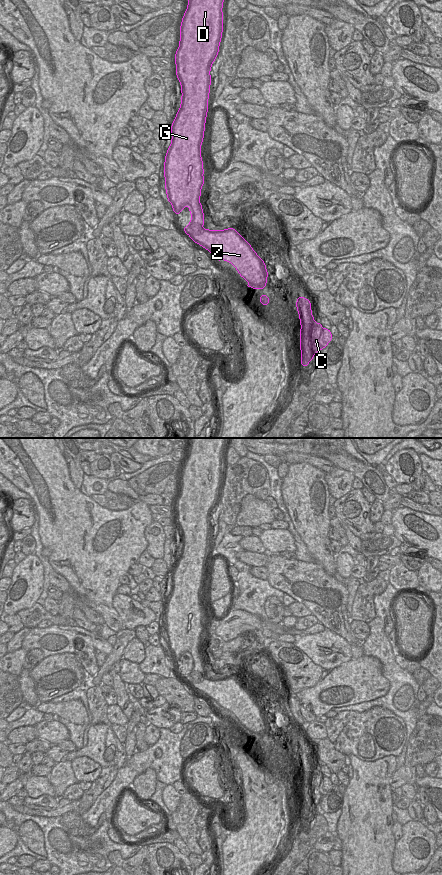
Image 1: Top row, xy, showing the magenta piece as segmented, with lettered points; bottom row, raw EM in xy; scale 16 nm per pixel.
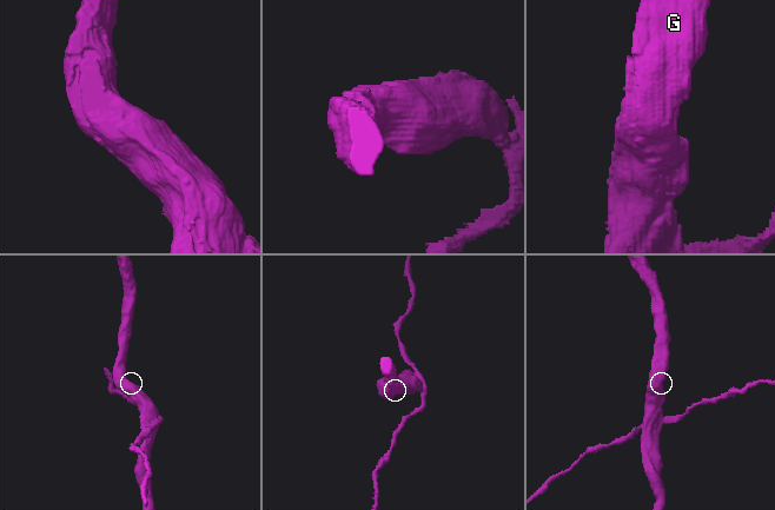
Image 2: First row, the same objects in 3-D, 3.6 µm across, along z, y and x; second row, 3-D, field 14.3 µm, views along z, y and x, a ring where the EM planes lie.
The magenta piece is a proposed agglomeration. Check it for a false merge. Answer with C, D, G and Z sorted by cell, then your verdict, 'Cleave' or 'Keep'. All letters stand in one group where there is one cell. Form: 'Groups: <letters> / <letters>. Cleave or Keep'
Groups: C / D G Z. Cleave.

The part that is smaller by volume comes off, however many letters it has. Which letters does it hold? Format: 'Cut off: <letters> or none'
Cut off: C

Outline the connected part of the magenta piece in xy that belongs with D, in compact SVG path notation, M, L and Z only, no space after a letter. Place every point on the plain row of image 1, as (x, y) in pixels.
M189 438L189 448L188 448L188 453L187 457L184 461L184 464L182 466L181 474L180 474L180 489L179 489L179 495L176 499L175 502L175 512L176 512L176 523L177 526L180 530L181 533L181 552L180 556L176 562L176 565L172 571L171 574L171 592L167 598L166 604L165 604L165 610L164 610L164 625L165 625L165 637L166 637L166 642L168 649L171 651L173 659L176 662L179 662L185 655L189 656L190 662L191 662L191 668L189 672L184 676L185 681L197 692L208 698L211 702L213 702L219 709L224 708L229 711L231 711L238 721L240 722L241 725L243 725L247 730L248 730L248 735L251 735L253 737L263 737L266 734L267 731L267 725L268 725L268 720L266 717L266 713L264 709L257 703L257 701L253 698L251 693L233 676L228 676L224 678L209 678L205 677L203 675L204 673L204 661L202 657L202 653L200 651L200 644L201 644L201 637L204 632L204 617L203 617L203 609L201 605L201 593L203 590L204 586L204 579L205 579L205 571L206 571L206 565L207 565L207 560L208 560L208 547L209 547L209 541L210 541L210 533L211 533L211 515L213 510L215 509L218 500L219 500L219 494L222 486L222 480L223 480L223 450L225 447L225 442L227 438Z

